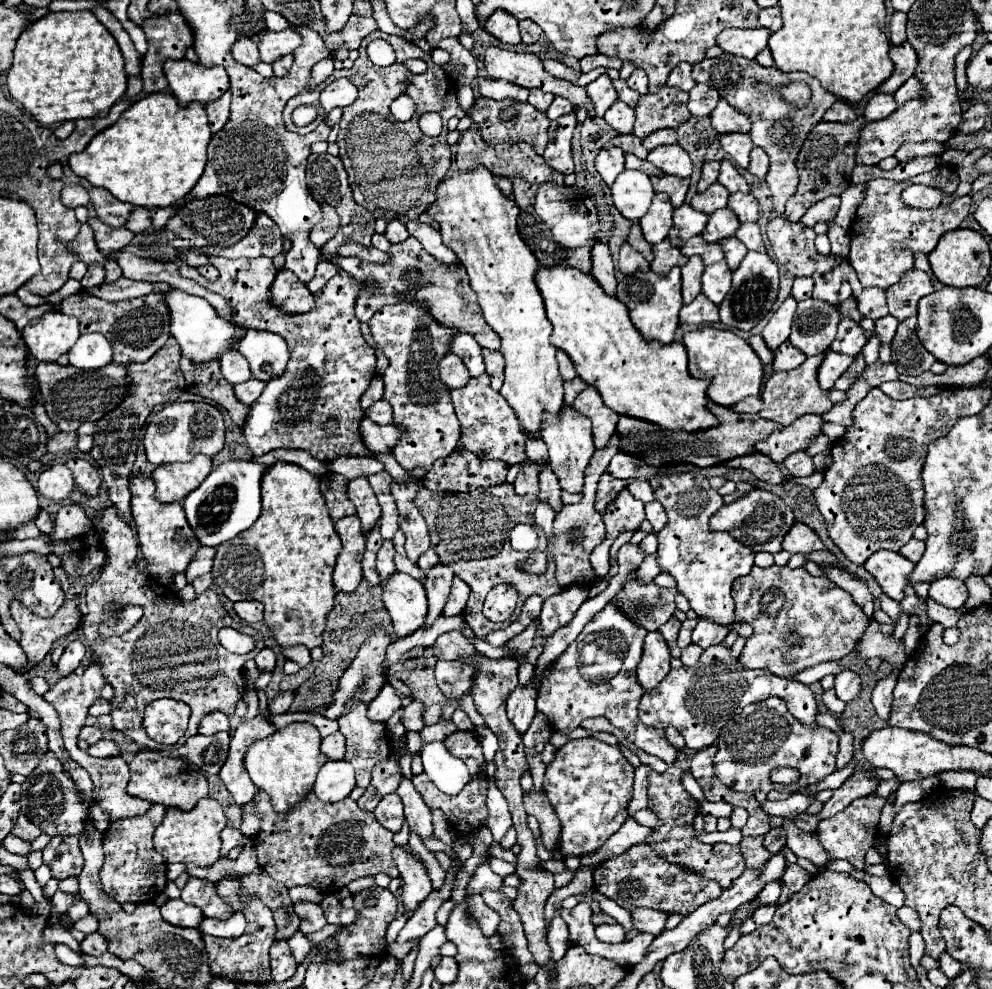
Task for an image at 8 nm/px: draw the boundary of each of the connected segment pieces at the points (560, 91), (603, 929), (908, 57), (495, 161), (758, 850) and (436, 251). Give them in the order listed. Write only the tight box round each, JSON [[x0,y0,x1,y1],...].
[[484,46,594,112],[596,924,626,944],[876,42,916,94],[456,124,564,186],[740,836,772,868],[406,222,456,264]]

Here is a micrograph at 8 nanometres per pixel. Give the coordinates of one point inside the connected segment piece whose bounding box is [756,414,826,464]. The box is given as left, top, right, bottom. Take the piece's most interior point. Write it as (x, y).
(797, 436)

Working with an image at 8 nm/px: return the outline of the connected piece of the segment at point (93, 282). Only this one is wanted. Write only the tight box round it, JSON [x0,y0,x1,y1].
[80,264,104,290]

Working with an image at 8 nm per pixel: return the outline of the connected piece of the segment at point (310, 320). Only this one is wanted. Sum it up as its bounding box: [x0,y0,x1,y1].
[180,256,376,462]

